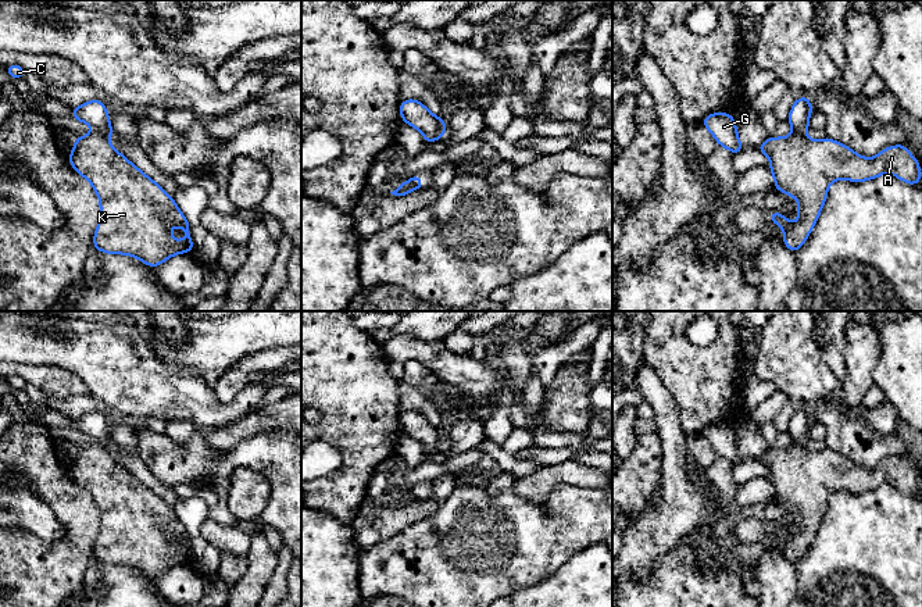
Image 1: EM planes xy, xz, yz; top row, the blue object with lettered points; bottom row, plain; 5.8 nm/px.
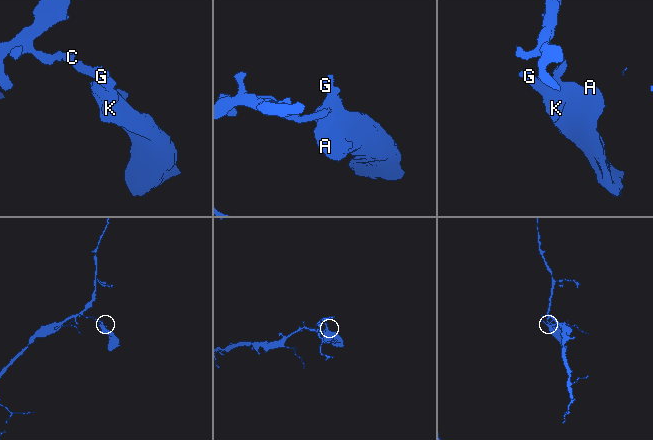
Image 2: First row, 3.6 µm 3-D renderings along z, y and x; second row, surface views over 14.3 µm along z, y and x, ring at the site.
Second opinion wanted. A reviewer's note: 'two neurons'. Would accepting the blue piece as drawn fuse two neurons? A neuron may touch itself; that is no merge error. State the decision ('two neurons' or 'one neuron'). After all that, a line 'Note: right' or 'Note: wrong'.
two neurons
Note: right

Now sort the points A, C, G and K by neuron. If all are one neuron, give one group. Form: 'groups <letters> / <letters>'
groups A G K / C

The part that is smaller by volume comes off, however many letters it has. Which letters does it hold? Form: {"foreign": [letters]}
{"foreign": ["A", "G", "K"]}

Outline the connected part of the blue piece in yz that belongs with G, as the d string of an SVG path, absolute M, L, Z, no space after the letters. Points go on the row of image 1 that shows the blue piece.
M712 113L701 124L711 132L718 144L726 147L733 156L743 151L733 115L729 113Z

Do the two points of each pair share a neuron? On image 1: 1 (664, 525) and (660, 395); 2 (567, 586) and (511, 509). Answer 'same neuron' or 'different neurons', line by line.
1: same neuron
2: different neurons

